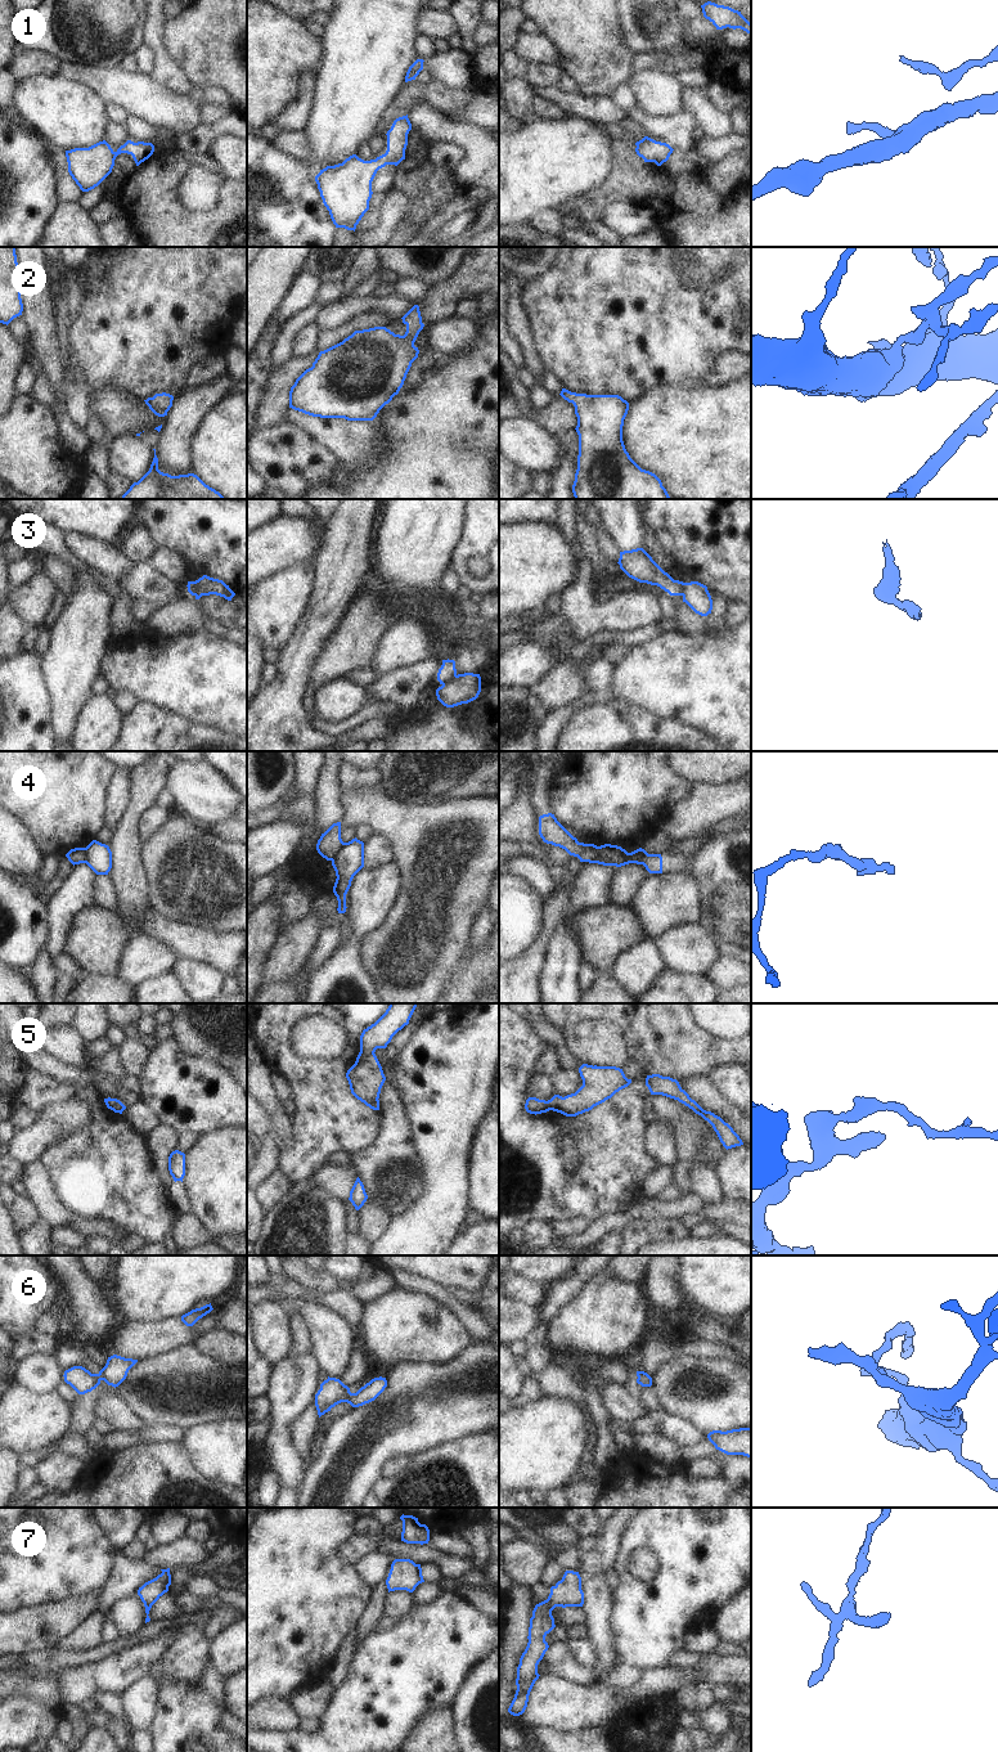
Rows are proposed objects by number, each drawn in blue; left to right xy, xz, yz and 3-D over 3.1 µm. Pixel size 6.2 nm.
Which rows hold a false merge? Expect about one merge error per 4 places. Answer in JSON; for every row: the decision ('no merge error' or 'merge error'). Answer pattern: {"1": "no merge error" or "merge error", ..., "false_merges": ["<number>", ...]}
{"1": "no merge error", "2": "no merge error", "3": "merge error", "4": "merge error", "5": "no merge error", "6": "no merge error", "7": "no merge error", "false_merges": ["3", "4"]}

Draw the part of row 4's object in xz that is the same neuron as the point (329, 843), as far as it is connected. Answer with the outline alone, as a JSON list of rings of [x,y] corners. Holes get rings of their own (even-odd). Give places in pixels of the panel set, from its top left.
[[[337,822],[333,823],[324,834],[322,834],[316,844],[316,850],[327,861],[333,861],[342,845],[341,822]]]

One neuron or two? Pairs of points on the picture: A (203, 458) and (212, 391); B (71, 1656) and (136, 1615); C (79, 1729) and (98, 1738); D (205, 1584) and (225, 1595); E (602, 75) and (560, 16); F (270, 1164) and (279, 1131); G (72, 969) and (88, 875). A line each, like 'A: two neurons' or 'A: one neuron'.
A: two neurons
B: two neurons
C: two neurons
D: one neuron
E: one neuron
F: two neurons
G: two neurons

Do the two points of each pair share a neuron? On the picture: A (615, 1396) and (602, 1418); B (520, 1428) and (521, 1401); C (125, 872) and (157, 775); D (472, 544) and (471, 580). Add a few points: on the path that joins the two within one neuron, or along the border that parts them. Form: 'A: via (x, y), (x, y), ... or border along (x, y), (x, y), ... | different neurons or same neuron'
A: border along (606, 1380), (599, 1391), (599, 1400), (611, 1420) | different neurons
B: border along (540, 1392), (525, 1405), (520, 1407), (512, 1406) | different neurons
C: via (126, 848), (126, 829), (140, 799) | same neuron
D: via (464, 553), (464, 571) | same neuron

